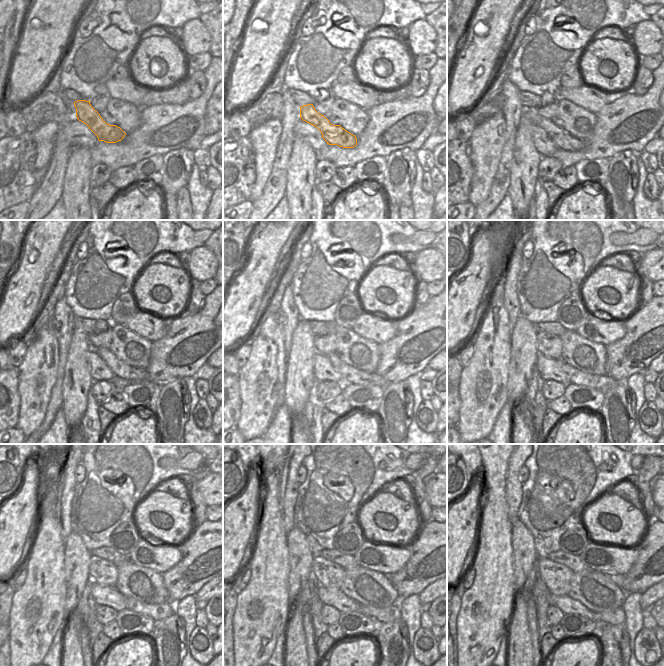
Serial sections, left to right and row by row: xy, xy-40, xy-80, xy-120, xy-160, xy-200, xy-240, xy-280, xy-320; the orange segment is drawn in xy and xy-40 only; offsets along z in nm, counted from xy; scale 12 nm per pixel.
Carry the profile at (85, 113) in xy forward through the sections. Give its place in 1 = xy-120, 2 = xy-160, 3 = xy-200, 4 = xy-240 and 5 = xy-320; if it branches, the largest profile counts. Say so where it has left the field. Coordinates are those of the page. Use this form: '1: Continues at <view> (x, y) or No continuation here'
1: Continues at xy-120 (136, 375)
2: Continues at xy-160 (351, 375)
3: Continues at xy-200 (604, 383)
4: Continues at xy-240 (156, 611)
5: Continues at xy-320 (616, 616).

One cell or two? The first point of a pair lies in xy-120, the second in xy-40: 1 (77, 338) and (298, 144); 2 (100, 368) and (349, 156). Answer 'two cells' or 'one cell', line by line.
1: one cell
2: two cells

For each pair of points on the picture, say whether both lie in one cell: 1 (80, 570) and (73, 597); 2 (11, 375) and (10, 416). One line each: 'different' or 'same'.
1: same
2: same

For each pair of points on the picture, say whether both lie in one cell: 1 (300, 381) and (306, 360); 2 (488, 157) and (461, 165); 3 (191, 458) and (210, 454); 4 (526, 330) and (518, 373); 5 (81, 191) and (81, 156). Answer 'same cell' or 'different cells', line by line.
1: same cell
2: different cells
3: different cells
4: same cell
5: same cell

